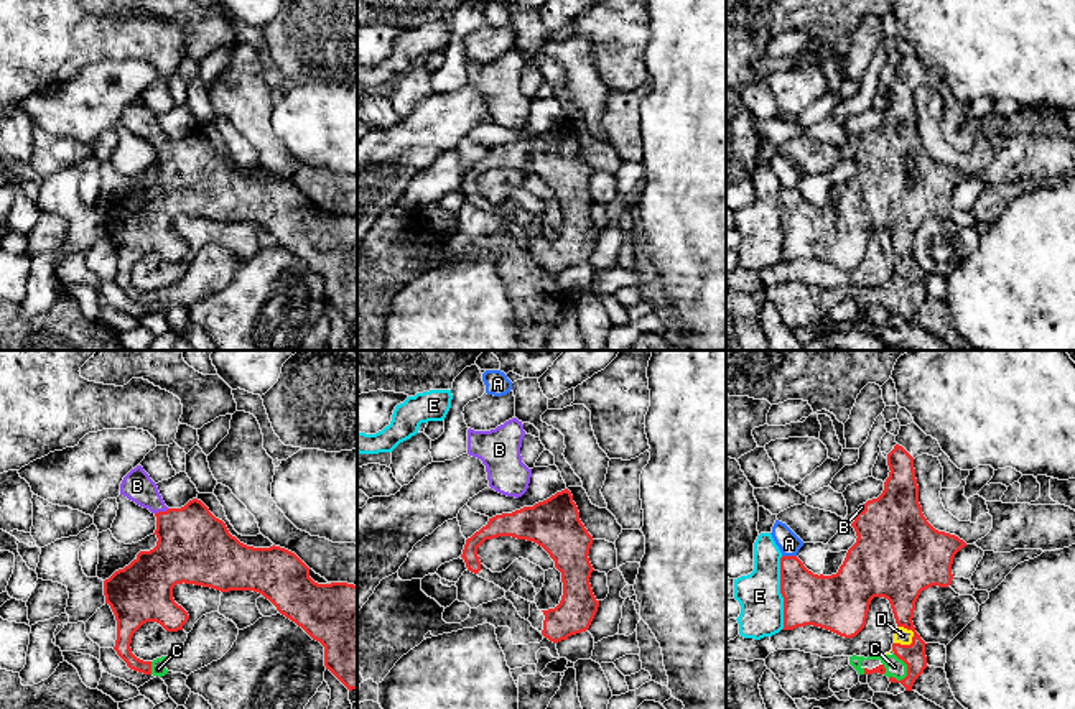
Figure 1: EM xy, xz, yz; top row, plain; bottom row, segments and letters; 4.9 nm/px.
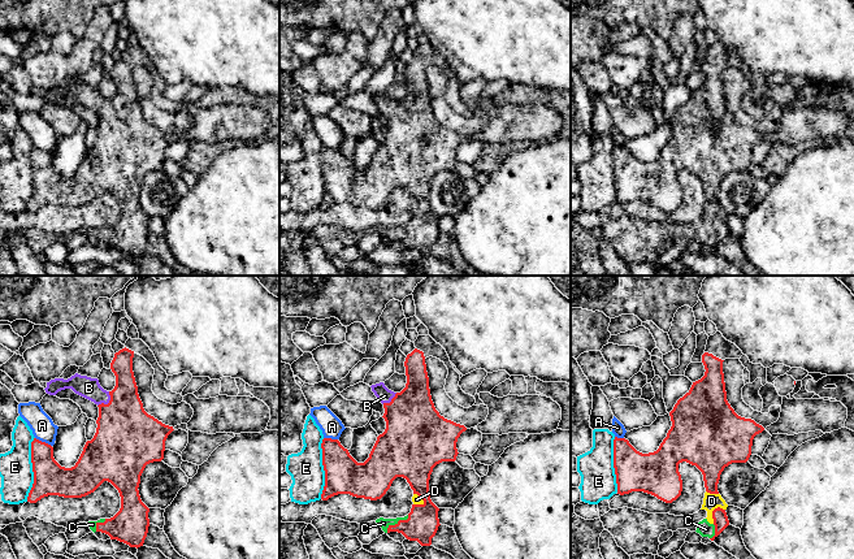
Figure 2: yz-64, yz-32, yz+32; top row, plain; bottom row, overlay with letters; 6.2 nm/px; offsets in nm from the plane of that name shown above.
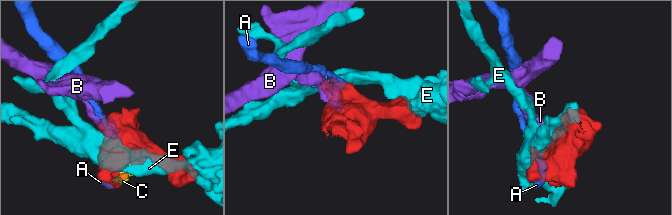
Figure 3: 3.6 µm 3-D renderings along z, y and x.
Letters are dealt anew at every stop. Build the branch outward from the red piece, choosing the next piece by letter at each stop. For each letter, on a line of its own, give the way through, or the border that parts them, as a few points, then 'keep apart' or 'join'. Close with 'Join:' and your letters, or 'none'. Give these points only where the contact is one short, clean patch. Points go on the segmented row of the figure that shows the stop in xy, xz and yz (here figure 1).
A: keep apart
B: across xy (193, 546), (162, 512), (137, 486) | join
C: join
D: join
E: keep apart
Join: B, C, D

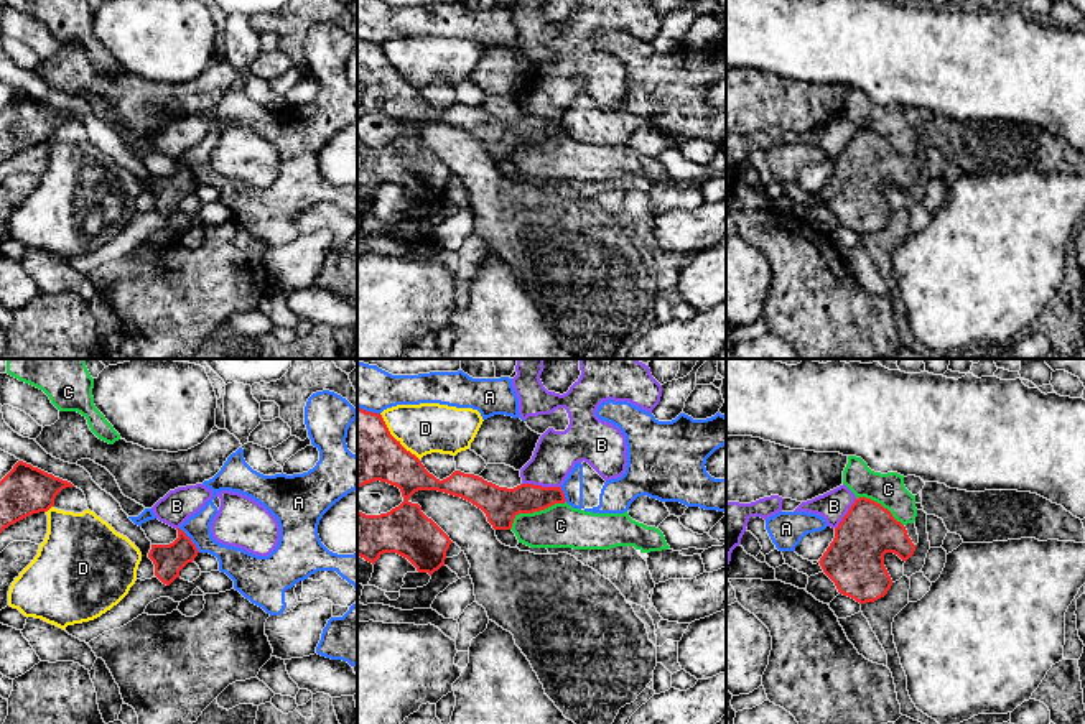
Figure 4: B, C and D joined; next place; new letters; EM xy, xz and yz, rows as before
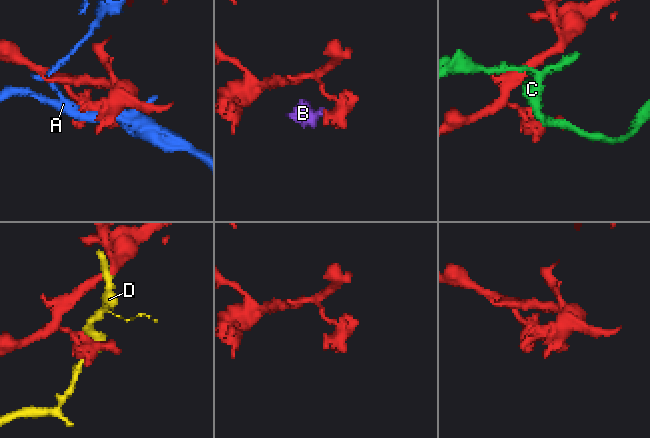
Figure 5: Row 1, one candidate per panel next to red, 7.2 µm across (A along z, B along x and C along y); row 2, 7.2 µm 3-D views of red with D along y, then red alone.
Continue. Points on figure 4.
A: keep apart
B: along xz (522, 482), (560, 487) | keep apart
C: keep apart
D: keep apart
Join: none

